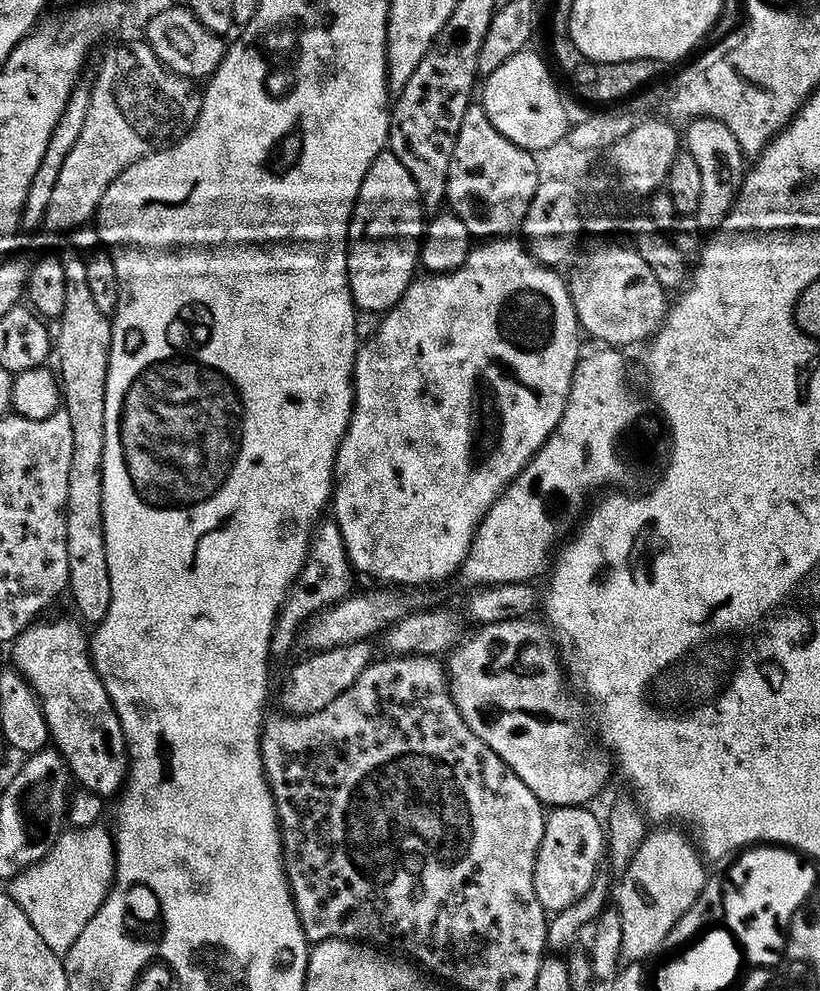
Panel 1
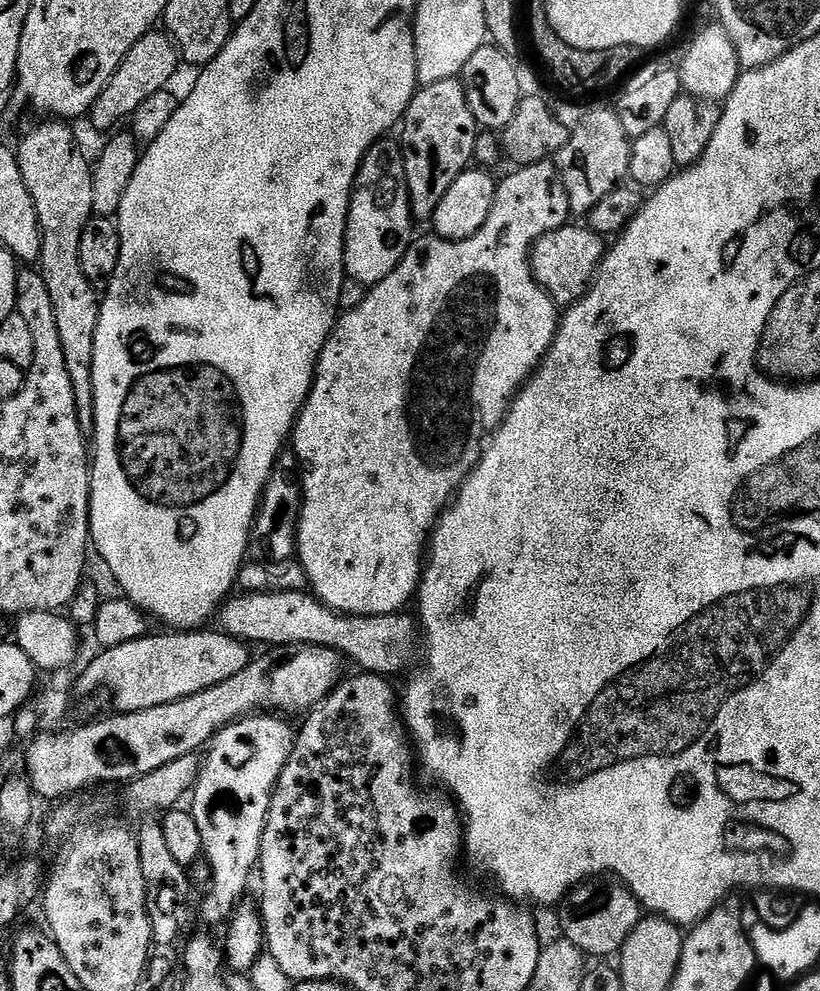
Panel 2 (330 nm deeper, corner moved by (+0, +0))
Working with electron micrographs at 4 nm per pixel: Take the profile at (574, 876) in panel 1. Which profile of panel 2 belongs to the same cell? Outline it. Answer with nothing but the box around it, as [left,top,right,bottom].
[563,882,642,957]

